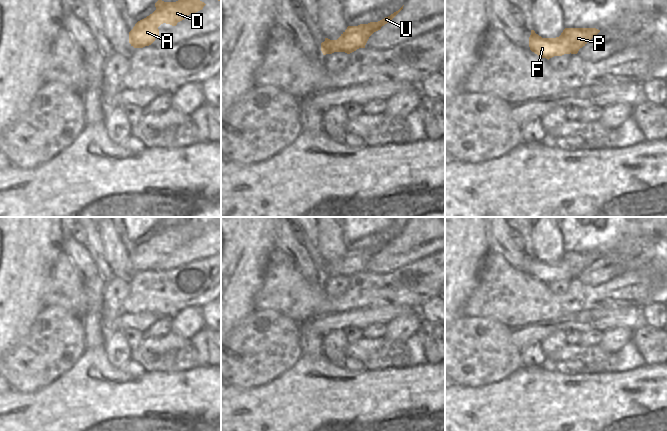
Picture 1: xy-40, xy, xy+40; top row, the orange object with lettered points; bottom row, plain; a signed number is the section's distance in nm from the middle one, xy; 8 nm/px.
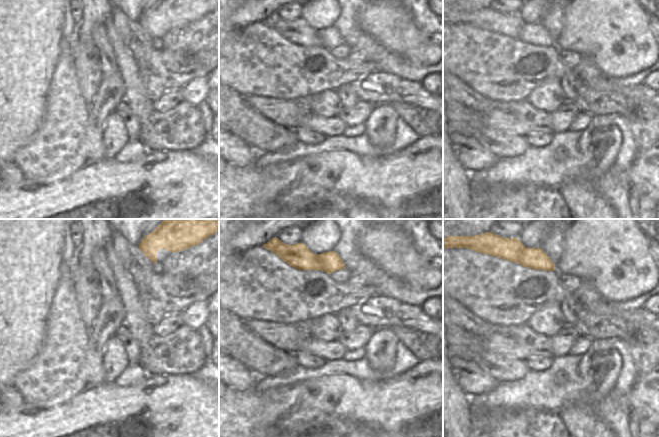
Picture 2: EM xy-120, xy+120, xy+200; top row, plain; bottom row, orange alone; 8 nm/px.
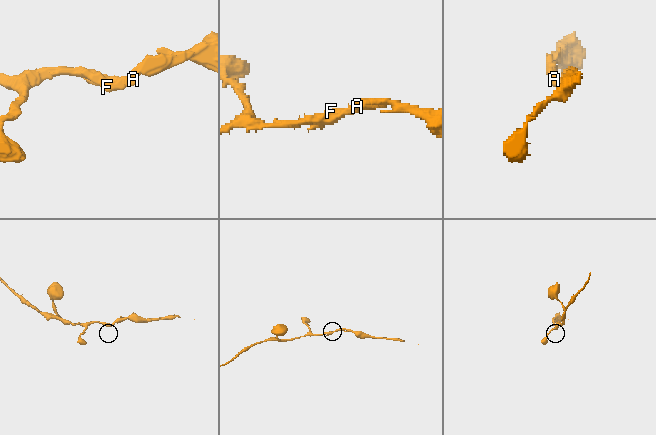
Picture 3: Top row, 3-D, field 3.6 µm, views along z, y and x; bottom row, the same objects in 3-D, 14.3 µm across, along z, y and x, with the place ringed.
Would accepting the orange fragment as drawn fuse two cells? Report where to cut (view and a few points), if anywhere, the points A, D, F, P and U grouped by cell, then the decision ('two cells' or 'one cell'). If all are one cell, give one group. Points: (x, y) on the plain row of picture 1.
cut none; groups A D F P U; one cell

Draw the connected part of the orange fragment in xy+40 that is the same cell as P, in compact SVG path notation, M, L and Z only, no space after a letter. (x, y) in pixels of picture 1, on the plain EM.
M565 252L556 262L542 262L531 254L529 271L538 280L550 283L564 278L577 278L600 254L596 252Z

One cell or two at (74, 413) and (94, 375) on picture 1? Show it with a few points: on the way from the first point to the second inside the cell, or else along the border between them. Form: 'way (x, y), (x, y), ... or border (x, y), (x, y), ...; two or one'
way (84, 403), (93, 394), (93, 384); one

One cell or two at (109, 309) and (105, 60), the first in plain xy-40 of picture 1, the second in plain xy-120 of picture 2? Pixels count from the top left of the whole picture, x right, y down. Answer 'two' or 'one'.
two

